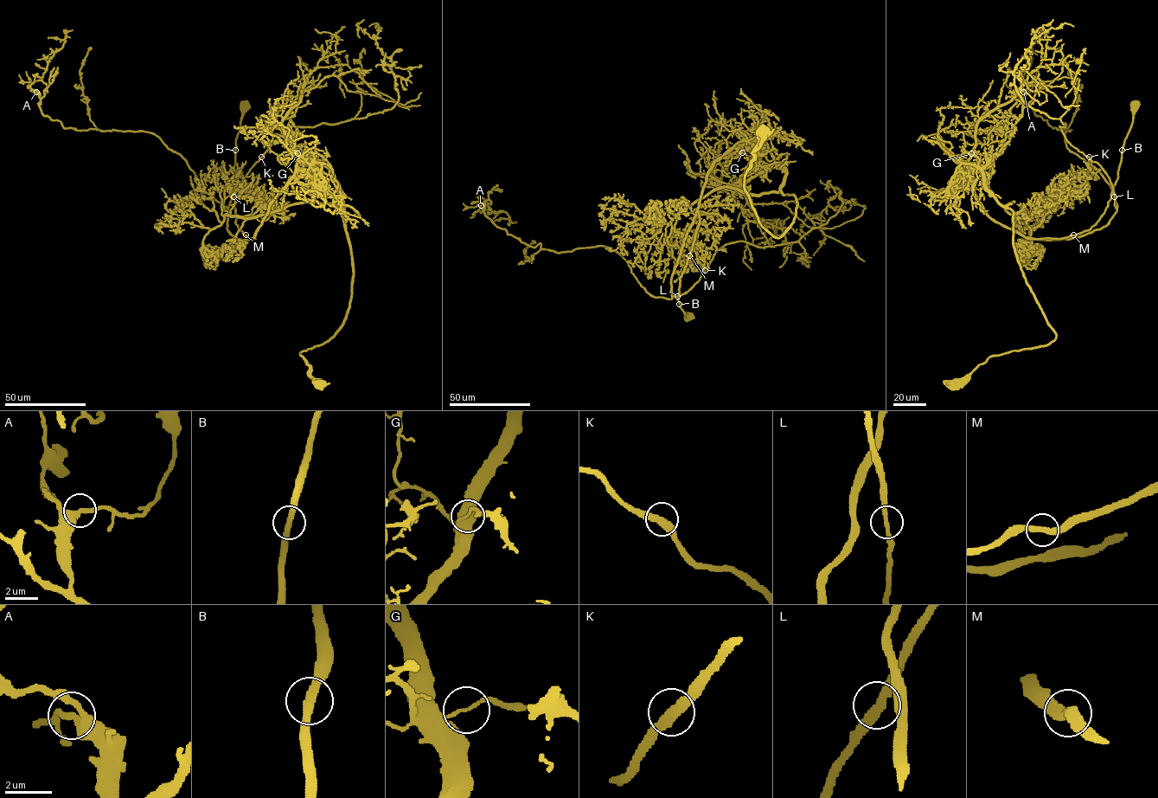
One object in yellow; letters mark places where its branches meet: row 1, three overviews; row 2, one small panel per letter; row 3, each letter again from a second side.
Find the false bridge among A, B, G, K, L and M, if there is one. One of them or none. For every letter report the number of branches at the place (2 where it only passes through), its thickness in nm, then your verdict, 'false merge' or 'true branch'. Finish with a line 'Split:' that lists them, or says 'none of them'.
A: 2 branches meet; 320 nm thick; true branch
B: 2 branches meet; 360 nm thick; true branch
G: 2 branches meet; 110 nm thick; false merge
K: 2 branches meet; 340 nm thick; true branch
L: 2 branches meet; 300 nm thick; true branch
M: 2 branches meet; 400 nm thick; true branch
Split: G

